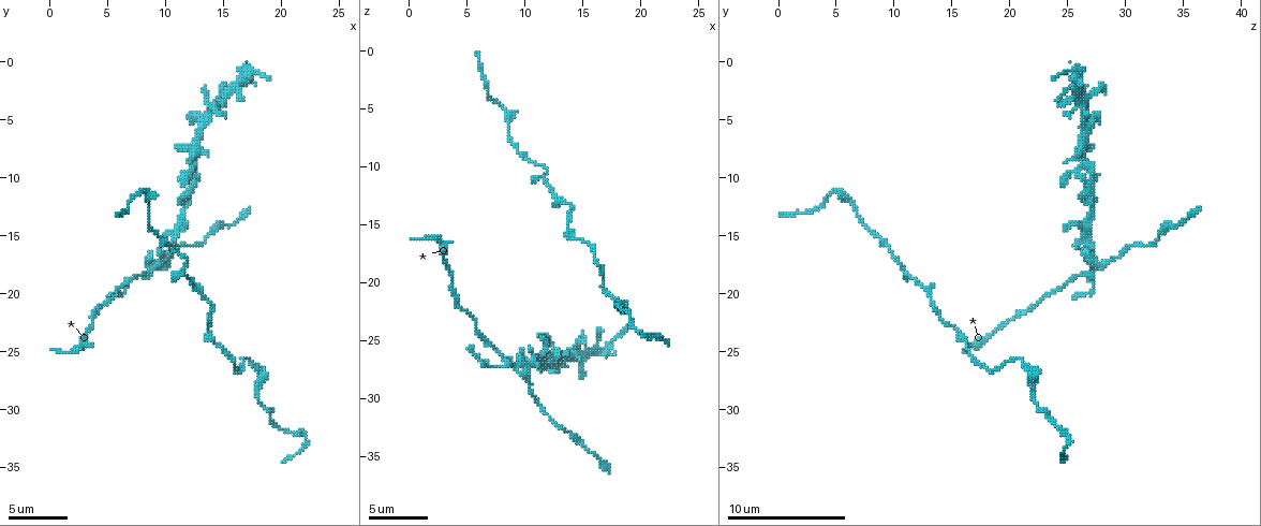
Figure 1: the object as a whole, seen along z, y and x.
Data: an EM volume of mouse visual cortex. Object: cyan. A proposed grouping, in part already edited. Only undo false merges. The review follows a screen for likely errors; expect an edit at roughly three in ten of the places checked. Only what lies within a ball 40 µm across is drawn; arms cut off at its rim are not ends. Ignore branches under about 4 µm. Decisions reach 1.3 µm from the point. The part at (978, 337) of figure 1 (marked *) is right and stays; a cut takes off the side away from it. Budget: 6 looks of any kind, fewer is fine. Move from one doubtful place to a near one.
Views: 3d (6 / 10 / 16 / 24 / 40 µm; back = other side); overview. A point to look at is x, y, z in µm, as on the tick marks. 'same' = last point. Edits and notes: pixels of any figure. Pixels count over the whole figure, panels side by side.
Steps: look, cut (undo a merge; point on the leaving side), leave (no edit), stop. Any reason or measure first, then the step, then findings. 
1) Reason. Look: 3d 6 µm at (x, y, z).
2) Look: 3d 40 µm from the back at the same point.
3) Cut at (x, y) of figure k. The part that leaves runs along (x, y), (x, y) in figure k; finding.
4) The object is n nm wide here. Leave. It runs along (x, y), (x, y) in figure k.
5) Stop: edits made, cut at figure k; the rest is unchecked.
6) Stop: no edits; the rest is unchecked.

Thick turns thin. Look: 3d 16 µm at (8.4, 12.8, 6.4).

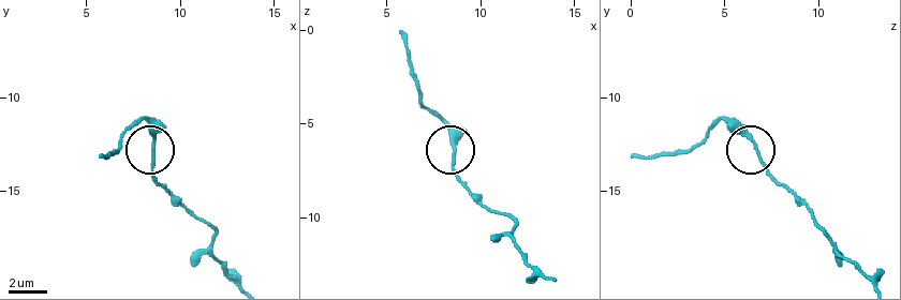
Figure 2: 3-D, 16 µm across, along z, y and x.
Leave. One cell here.

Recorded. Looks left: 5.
Calibre changes. Look: 3d 6 µm at (11.8, 17.4, 10.6).

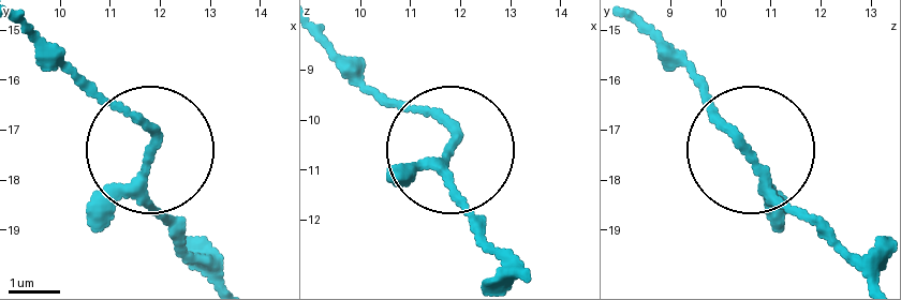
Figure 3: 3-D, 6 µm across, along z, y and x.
The object is 150 nm wide here. Leave. All the same cell.

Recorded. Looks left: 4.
Small branch off a trunk. Look: 3d 16 µm at (10.0, 17.2, 27.4).

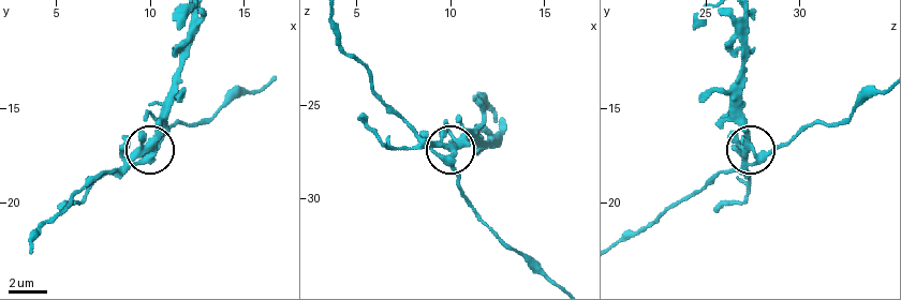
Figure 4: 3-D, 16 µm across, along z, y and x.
Look: 3d 6 µm at (10.3, 17.0, 27.3).

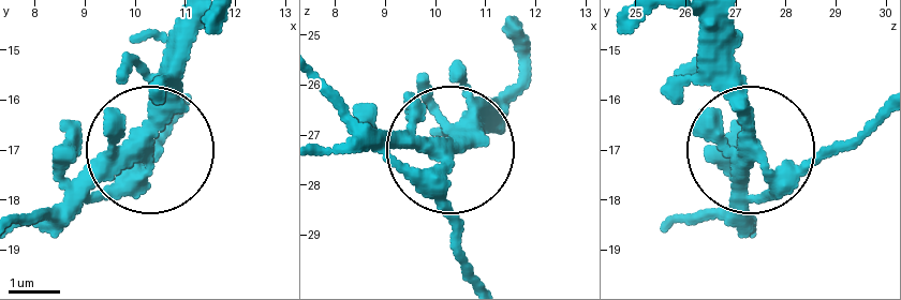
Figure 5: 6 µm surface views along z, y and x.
Leave. Continuous, no second cell.

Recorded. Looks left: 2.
Stop: no edits; the rest is unchecked.

